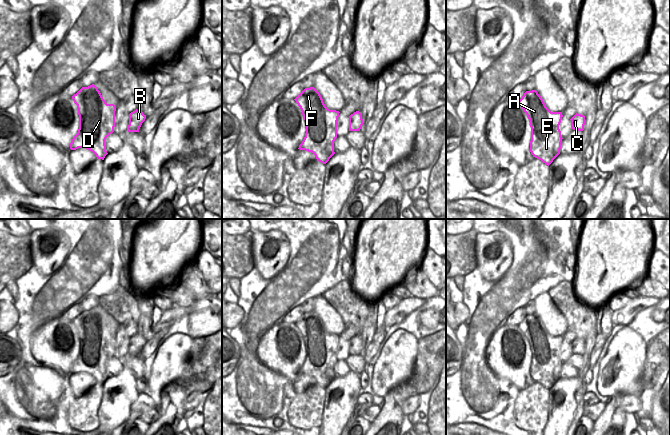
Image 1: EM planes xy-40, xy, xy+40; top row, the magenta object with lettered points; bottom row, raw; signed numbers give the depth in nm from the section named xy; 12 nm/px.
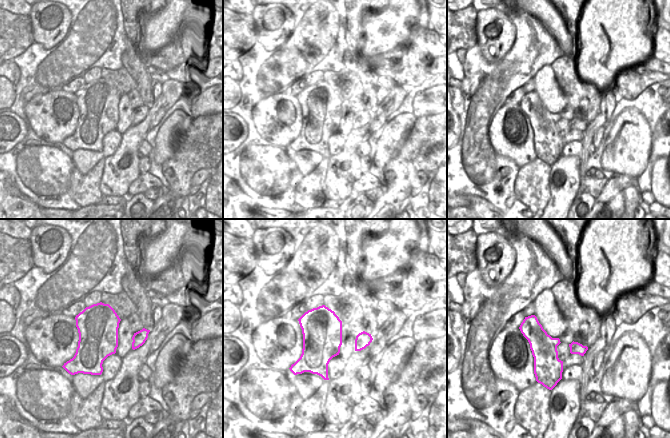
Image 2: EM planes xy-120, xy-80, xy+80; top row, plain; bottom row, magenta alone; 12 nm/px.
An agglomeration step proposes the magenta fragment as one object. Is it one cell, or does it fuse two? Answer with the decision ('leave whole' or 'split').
split

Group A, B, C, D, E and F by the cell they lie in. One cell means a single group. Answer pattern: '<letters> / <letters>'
A C D E F / B

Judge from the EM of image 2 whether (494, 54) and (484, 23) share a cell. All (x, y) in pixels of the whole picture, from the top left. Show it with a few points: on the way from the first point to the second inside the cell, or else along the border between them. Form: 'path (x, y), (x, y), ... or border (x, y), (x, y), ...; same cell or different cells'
path (494, 46), (483, 31); same cell

